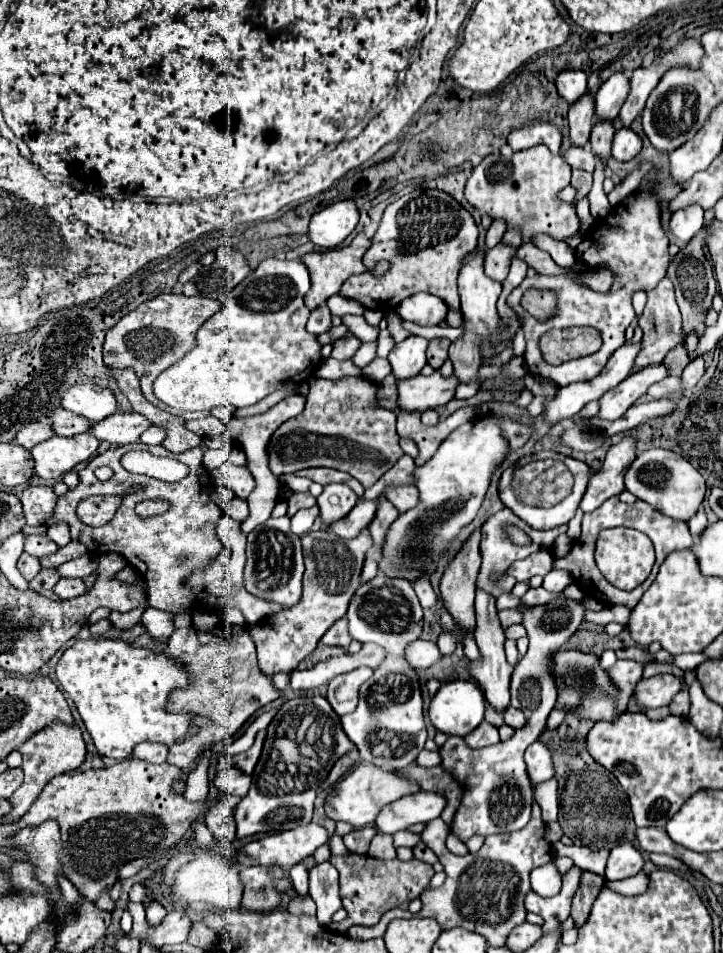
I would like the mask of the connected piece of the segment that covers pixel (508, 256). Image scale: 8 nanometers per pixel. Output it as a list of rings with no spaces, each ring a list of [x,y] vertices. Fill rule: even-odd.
[[[502,242],[496,244],[494,248],[490,248],[486,252],[486,260],[484,260],[486,274],[502,284],[509,273],[511,260],[516,250],[517,248],[504,246]]]

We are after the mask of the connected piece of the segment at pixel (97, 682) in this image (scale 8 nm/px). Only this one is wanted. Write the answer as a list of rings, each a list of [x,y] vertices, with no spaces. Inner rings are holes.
[[[90,638],[90,640],[76,640],[74,646],[64,650],[58,666],[56,666],[58,682],[64,686],[64,690],[70,694],[70,698],[76,704],[76,710],[80,718],[84,720],[86,730],[92,736],[92,742],[96,746],[98,756],[108,756],[114,760],[124,760],[132,756],[132,750],[140,742],[164,742],[172,746],[174,742],[182,740],[190,728],[192,714],[186,712],[166,712],[168,696],[174,688],[184,688],[192,680],[188,672],[178,666],[172,658],[166,658],[164,654],[148,652],[144,648],[130,646],[122,640],[106,640],[106,638]]]

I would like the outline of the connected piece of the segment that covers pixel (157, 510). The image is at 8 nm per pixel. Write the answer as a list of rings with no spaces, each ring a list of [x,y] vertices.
[[[144,500],[136,506],[136,514],[140,518],[146,518],[146,516],[156,516],[156,514],[164,514],[168,510],[168,502],[164,500]]]

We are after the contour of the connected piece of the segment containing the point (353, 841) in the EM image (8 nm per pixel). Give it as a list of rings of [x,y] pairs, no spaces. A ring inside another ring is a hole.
[[[366,826],[362,830],[352,830],[350,834],[344,836],[344,844],[352,854],[366,854],[370,840],[376,836],[376,828],[374,826]]]

